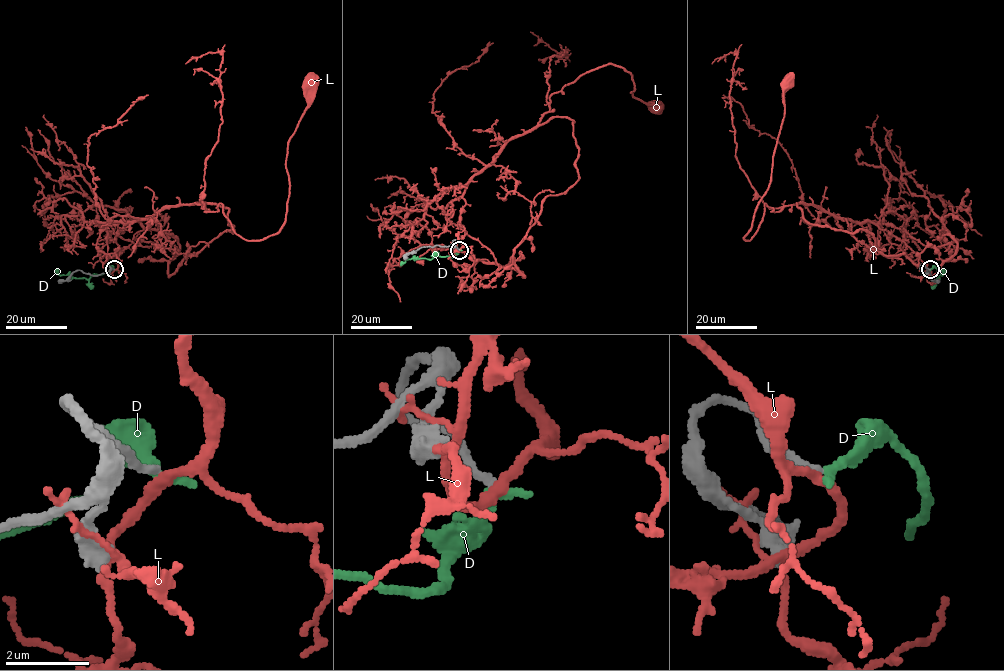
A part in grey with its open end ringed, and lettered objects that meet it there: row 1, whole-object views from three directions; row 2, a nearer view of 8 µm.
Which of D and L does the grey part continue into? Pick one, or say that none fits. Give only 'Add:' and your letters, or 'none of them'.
Add: none of them

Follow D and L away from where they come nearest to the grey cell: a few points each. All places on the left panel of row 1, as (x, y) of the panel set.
D: (113, 269), (87, 279), (60, 275), (55, 269)
L: (114, 269), (117, 225), (176, 205), (220, 203), (237, 234), (275, 234), (311, 83)

